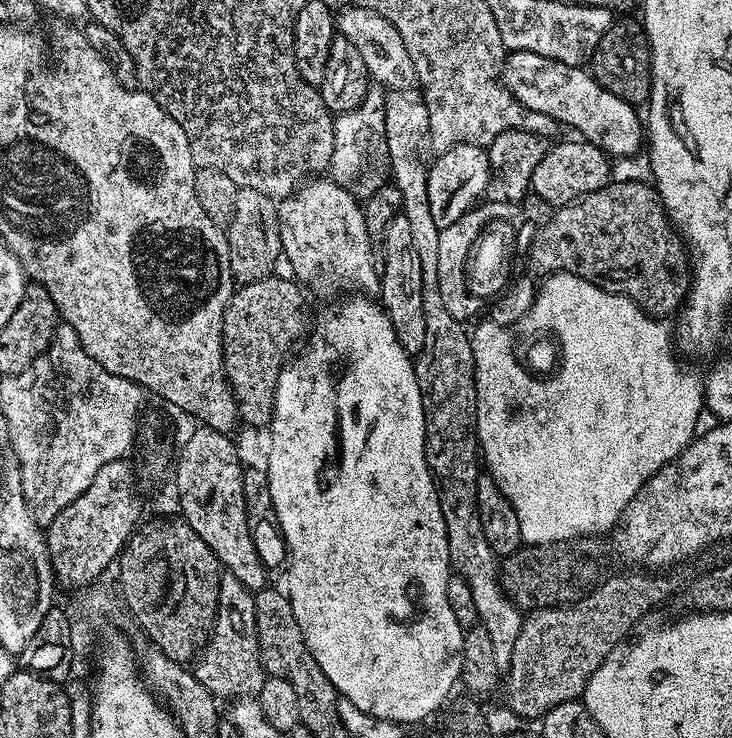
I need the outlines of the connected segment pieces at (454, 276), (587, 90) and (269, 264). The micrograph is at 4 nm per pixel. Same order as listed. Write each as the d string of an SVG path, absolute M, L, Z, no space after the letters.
M480 202L471 208L458 222L440 230L438 234L438 290L442 294L442 302L454 319L468 322L468 319L479 310L481 301L468 290L466 282L466 258L470 254L470 246L474 238L485 226L493 222L508 222L512 215L517 215L517 205L510 202Z
M509 51L504 58L502 79L506 90L522 102L522 106L554 118L557 125L573 128L577 137L598 146L612 158L635 156L646 140L646 128L637 105L627 104L618 94L600 88L591 71L583 67L558 62L533 52Z
M237 188L234 198L234 218L226 226L228 237L228 253L230 254L230 270L233 281L237 285L249 284L264 280L277 271L276 263L281 263L280 251L280 213L277 201L271 200L266 194L249 188Z

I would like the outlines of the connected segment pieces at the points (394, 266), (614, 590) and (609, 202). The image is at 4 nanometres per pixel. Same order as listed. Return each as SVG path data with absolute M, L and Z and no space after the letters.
M402 214L395 216L386 226L382 247L384 247L384 264L382 260L378 300L390 318L390 326L394 326L394 334L398 334L398 342L407 350L409 356L415 358L419 356L422 346L426 346L426 314L422 314L422 262L418 262L418 250L414 250L410 222L406 222Z
M628 570L625 576L601 579L591 590L570 604L559 604L557 608L539 608L524 616L522 630L514 642L514 654L510 658L506 675L502 680L502 692L508 699L508 708L524 720L539 721L554 706L562 702L580 700L586 686L609 656L628 636L628 631L647 614L651 608L659 606L663 600L671 601L682 587L682 579L676 570Z
M612 180L581 200L557 207L550 222L535 229L534 235L536 237L528 248L528 268L539 278L569 272L630 298L647 316L669 318L681 311L690 287L690 253L680 233L673 228L660 194L651 183Z

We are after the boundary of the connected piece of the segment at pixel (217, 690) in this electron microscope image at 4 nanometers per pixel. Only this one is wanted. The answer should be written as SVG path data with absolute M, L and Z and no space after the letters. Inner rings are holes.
M227 574L220 577L216 619L212 621L210 635L205 639L194 660L194 671L198 682L206 686L217 698L259 697L266 679L260 661L258 628L254 614L255 595L238 578ZM196 664L196 665L195 665Z

